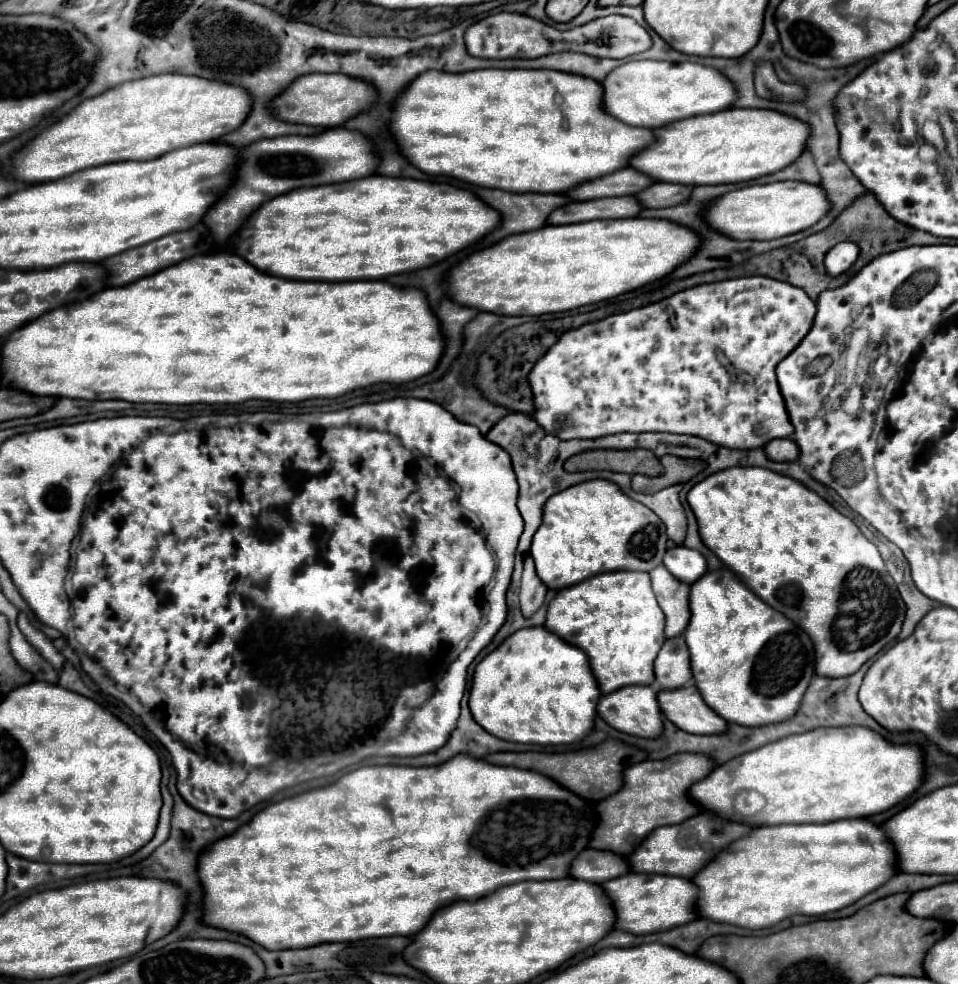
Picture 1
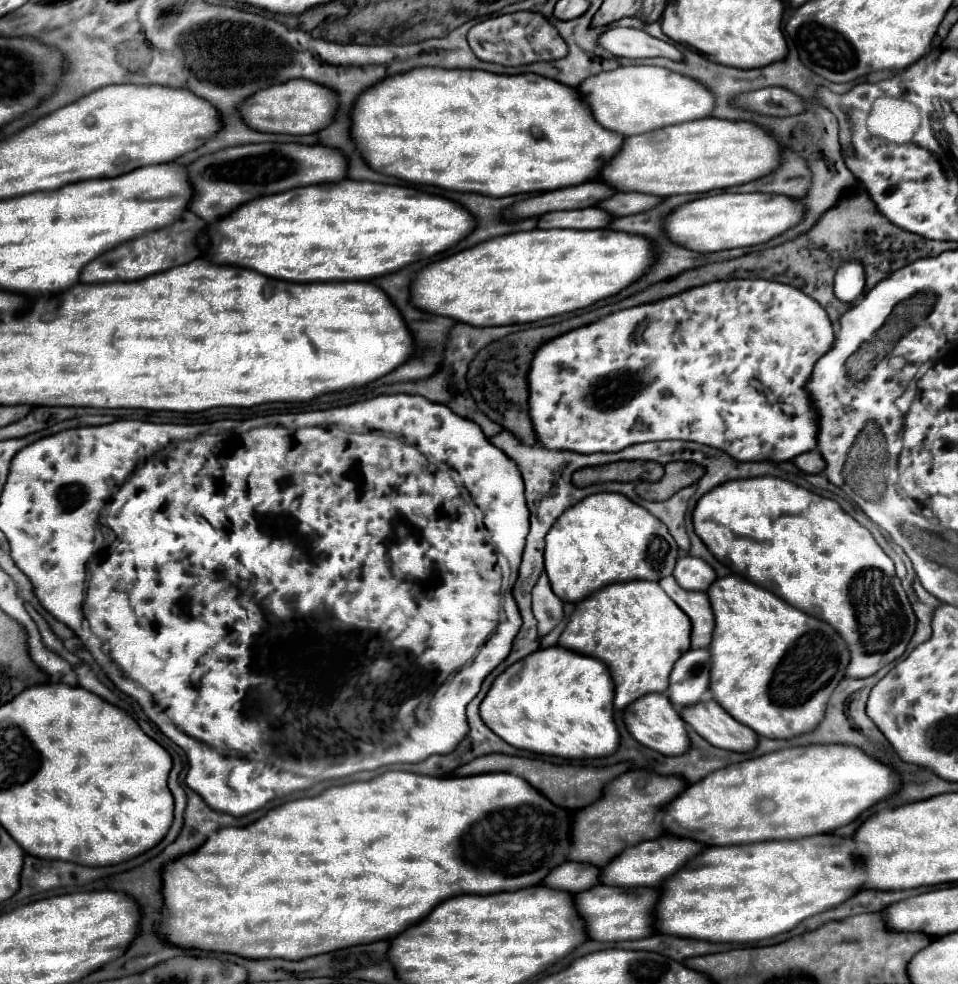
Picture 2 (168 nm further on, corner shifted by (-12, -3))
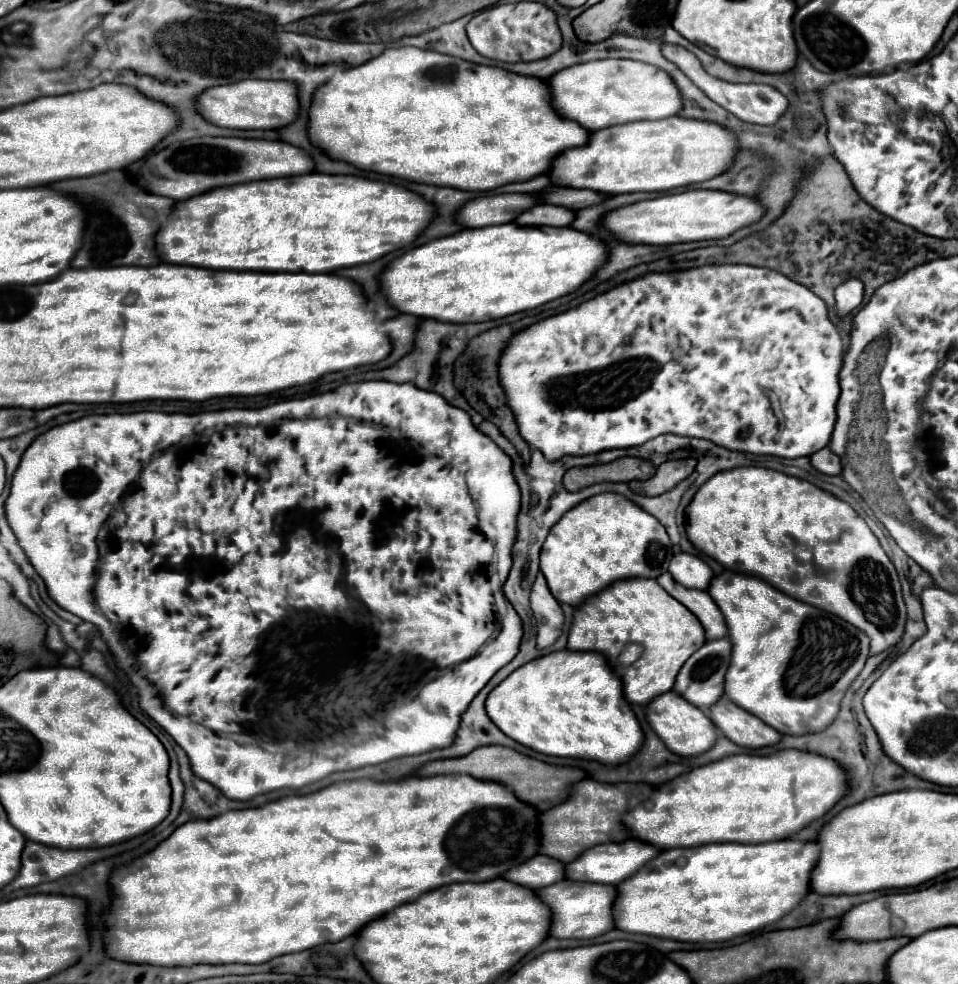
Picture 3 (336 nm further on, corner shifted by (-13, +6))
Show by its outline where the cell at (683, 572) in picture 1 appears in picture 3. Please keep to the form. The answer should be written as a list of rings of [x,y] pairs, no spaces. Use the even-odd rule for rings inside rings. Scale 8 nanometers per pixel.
[[[679,552],[671,558],[669,572],[679,584],[687,588],[699,588],[699,590],[707,590],[713,578],[713,572],[703,558],[687,552]]]

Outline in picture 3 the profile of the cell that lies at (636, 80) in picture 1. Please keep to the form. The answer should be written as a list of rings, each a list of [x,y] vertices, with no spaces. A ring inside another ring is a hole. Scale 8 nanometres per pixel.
[[[593,60],[575,64],[551,76],[549,88],[553,92],[553,106],[561,116],[579,122],[589,132],[627,124],[635,120],[661,120],[683,110],[683,94],[675,80],[653,64],[635,60]]]

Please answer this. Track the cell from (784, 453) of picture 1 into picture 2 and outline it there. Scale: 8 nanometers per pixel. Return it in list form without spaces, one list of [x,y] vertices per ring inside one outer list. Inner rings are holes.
[[[816,449],[816,451],[808,451],[808,453],[798,455],[798,457],[794,459],[794,463],[796,463],[804,473],[812,473],[812,475],[822,473],[824,467],[826,467],[826,461],[822,459],[822,455],[820,455],[818,449]]]

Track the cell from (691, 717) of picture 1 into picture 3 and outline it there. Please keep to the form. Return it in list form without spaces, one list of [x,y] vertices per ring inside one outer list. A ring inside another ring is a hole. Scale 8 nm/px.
[[[721,698],[721,702],[715,702],[715,706],[709,708],[711,718],[715,718],[715,726],[735,744],[745,748],[763,748],[771,746],[781,740],[781,734],[749,714],[747,710],[739,708],[737,704],[729,702],[727,698]]]

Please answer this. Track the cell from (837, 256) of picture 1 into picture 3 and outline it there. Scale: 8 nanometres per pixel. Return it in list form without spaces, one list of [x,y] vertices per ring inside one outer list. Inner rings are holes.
[[[849,278],[841,282],[835,288],[835,300],[837,300],[835,308],[839,316],[845,316],[851,310],[855,310],[863,300],[863,284],[859,282],[859,278]]]

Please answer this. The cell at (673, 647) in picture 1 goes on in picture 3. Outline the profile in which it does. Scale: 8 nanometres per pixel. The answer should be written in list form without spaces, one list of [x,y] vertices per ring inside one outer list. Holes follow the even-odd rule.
[[[729,638],[705,642],[681,666],[673,690],[677,694],[683,694],[683,698],[687,698],[687,702],[691,702],[693,706],[699,706],[701,710],[707,710],[709,706],[713,706],[723,696],[723,678],[725,678],[729,660],[731,660],[731,642],[729,642]]]

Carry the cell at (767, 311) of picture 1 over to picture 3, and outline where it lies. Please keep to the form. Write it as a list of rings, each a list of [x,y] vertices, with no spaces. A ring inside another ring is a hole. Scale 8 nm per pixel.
[[[719,264],[719,266],[703,266],[703,268],[693,268],[693,270],[681,270],[681,272],[663,272],[663,274],[647,274],[643,278],[637,278],[633,282],[627,282],[627,284],[621,284],[613,290],[609,290],[607,294],[601,294],[585,304],[581,304],[579,308],[573,308],[569,312],[563,312],[563,314],[557,314],[557,316],[551,316],[547,320],[541,320],[537,324],[533,324],[531,328],[525,328],[521,330],[519,334],[515,334],[515,338],[511,340],[517,340],[517,342],[511,342],[511,352],[509,352],[509,346],[507,350],[503,350],[503,358],[499,360],[499,378],[501,378],[501,384],[505,388],[505,394],[507,394],[507,400],[509,400],[509,406],[515,414],[515,420],[519,424],[519,432],[521,436],[529,442],[529,446],[541,450],[545,454],[545,458],[549,460],[559,460],[561,456],[565,454],[573,454],[573,456],[583,456],[583,454],[595,454],[595,452],[601,452],[601,450],[611,450],[611,448],[629,448],[629,446],[639,446],[659,434],[677,434],[677,436],[695,436],[695,438],[705,438],[705,440],[711,440],[719,446],[725,446],[729,450],[737,450],[737,452],[749,452],[749,454],[775,454],[775,456],[783,456],[783,458],[797,458],[797,456],[811,456],[815,454],[817,450],[825,448],[829,444],[829,438],[831,438],[831,432],[833,432],[833,424],[835,424],[835,404],[837,404],[837,398],[839,398],[839,368],[841,368],[841,356],[843,356],[843,350],[845,350],[845,344],[843,344],[843,338],[837,330],[837,326],[829,320],[827,316],[827,306],[823,300],[819,300],[809,288],[805,288],[803,284],[797,284],[793,280],[789,280],[787,276],[783,276],[781,272],[775,272],[775,270],[769,270],[769,268],[759,268],[755,270],[755,266],[745,266],[745,264]],[[617,346],[623,346],[623,360],[613,356],[613,350]],[[765,390],[771,390],[777,394],[779,402],[781,402],[781,410],[785,414],[785,428],[781,432],[781,424],[773,412],[773,406],[771,406],[771,400],[767,396]]]

